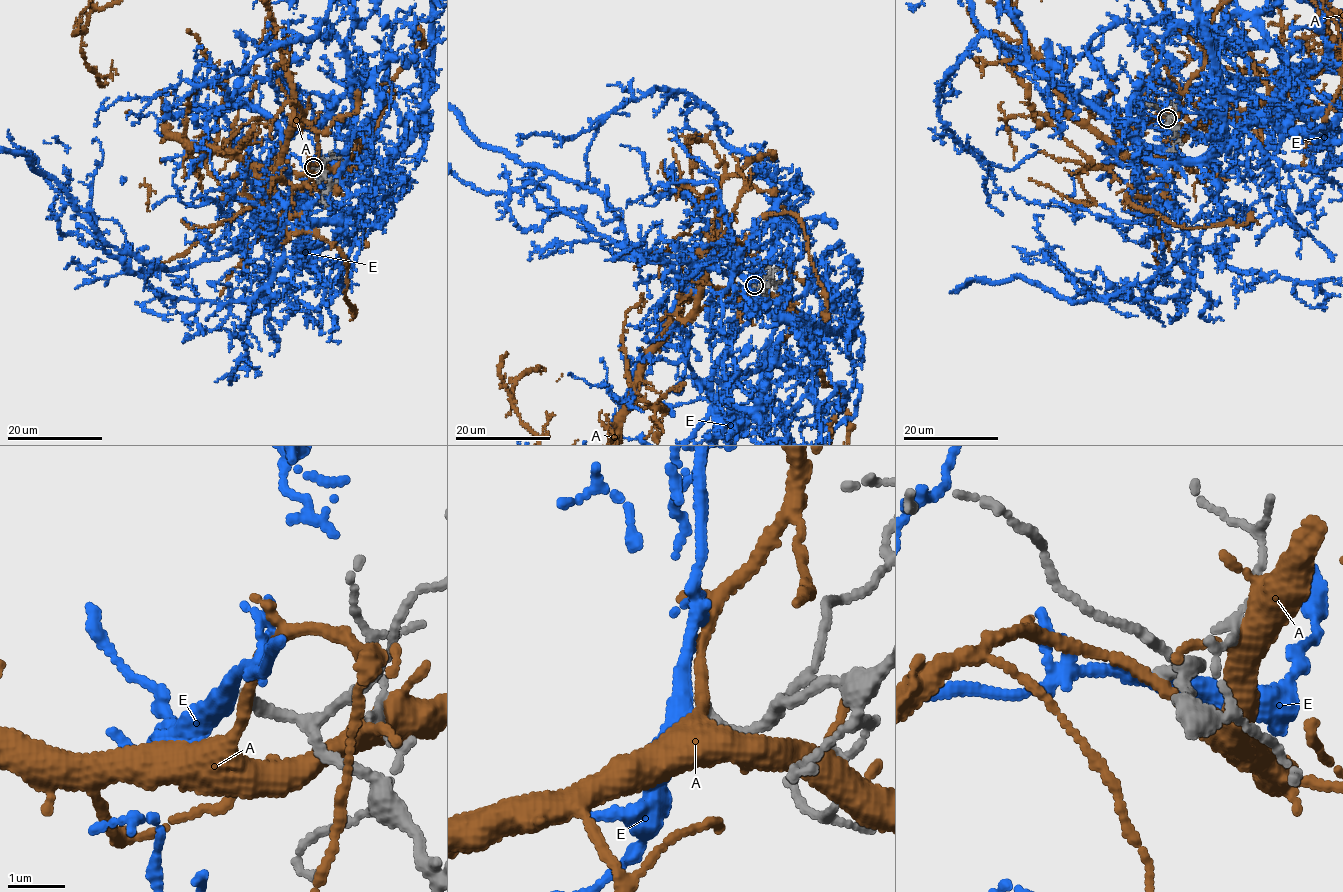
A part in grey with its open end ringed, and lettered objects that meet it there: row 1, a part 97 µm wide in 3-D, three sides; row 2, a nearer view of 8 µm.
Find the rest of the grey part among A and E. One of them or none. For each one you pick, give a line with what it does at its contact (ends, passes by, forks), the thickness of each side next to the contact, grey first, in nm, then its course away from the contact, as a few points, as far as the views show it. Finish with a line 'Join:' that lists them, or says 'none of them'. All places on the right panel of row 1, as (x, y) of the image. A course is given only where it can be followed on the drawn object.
Join: none of them

